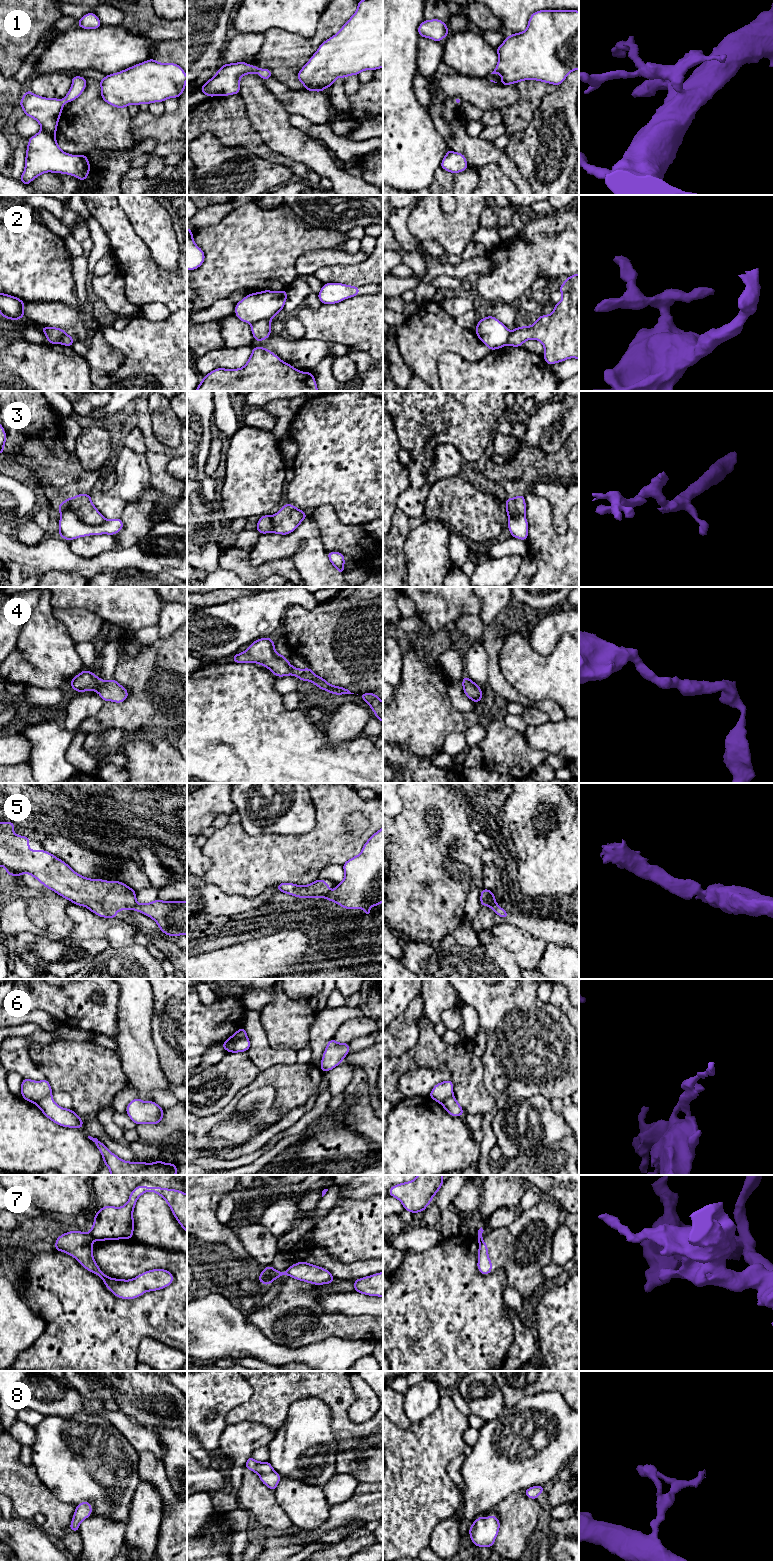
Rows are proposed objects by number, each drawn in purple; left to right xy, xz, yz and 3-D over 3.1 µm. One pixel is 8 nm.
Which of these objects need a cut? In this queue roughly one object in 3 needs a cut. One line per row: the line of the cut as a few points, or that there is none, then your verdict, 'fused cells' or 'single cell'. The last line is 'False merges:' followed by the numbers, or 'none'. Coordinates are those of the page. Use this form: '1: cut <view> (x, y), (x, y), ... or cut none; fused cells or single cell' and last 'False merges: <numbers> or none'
1: cut none; single cell
2: cut xz (270, 320), (258, 320), (251, 324); fused cells
3: cut xy (61, 512), (71, 509), (92, 525), (102, 525), (107, 520); fused cells
4: cut none; single cell
5: cut xz (331, 891), (325, 897); fused cells
6: cut xz (246, 1036), (239, 1039), (228, 1051); fused cells
7: cut xy (89, 1233), (94, 1238); fused cells
8: cut none; single cell
False merges: 2, 3, 5, 6, 7

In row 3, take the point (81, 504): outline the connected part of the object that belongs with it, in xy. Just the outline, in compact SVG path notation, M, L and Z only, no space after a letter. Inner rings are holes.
M78 494L58 505L60 513L66 509L74 511L78 518L87 525L100 526L107 521L92 503L91 494Z

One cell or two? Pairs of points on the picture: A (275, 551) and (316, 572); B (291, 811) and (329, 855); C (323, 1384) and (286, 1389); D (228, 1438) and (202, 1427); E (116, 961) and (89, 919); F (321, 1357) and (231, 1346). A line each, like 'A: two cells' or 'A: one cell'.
A: one cell
B: two cells
C: one cell
D: two cells
E: two cells
F: one cell

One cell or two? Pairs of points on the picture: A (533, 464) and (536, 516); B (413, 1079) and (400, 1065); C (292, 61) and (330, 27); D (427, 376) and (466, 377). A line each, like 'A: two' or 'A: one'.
A: two
B: two
C: one
D: two

